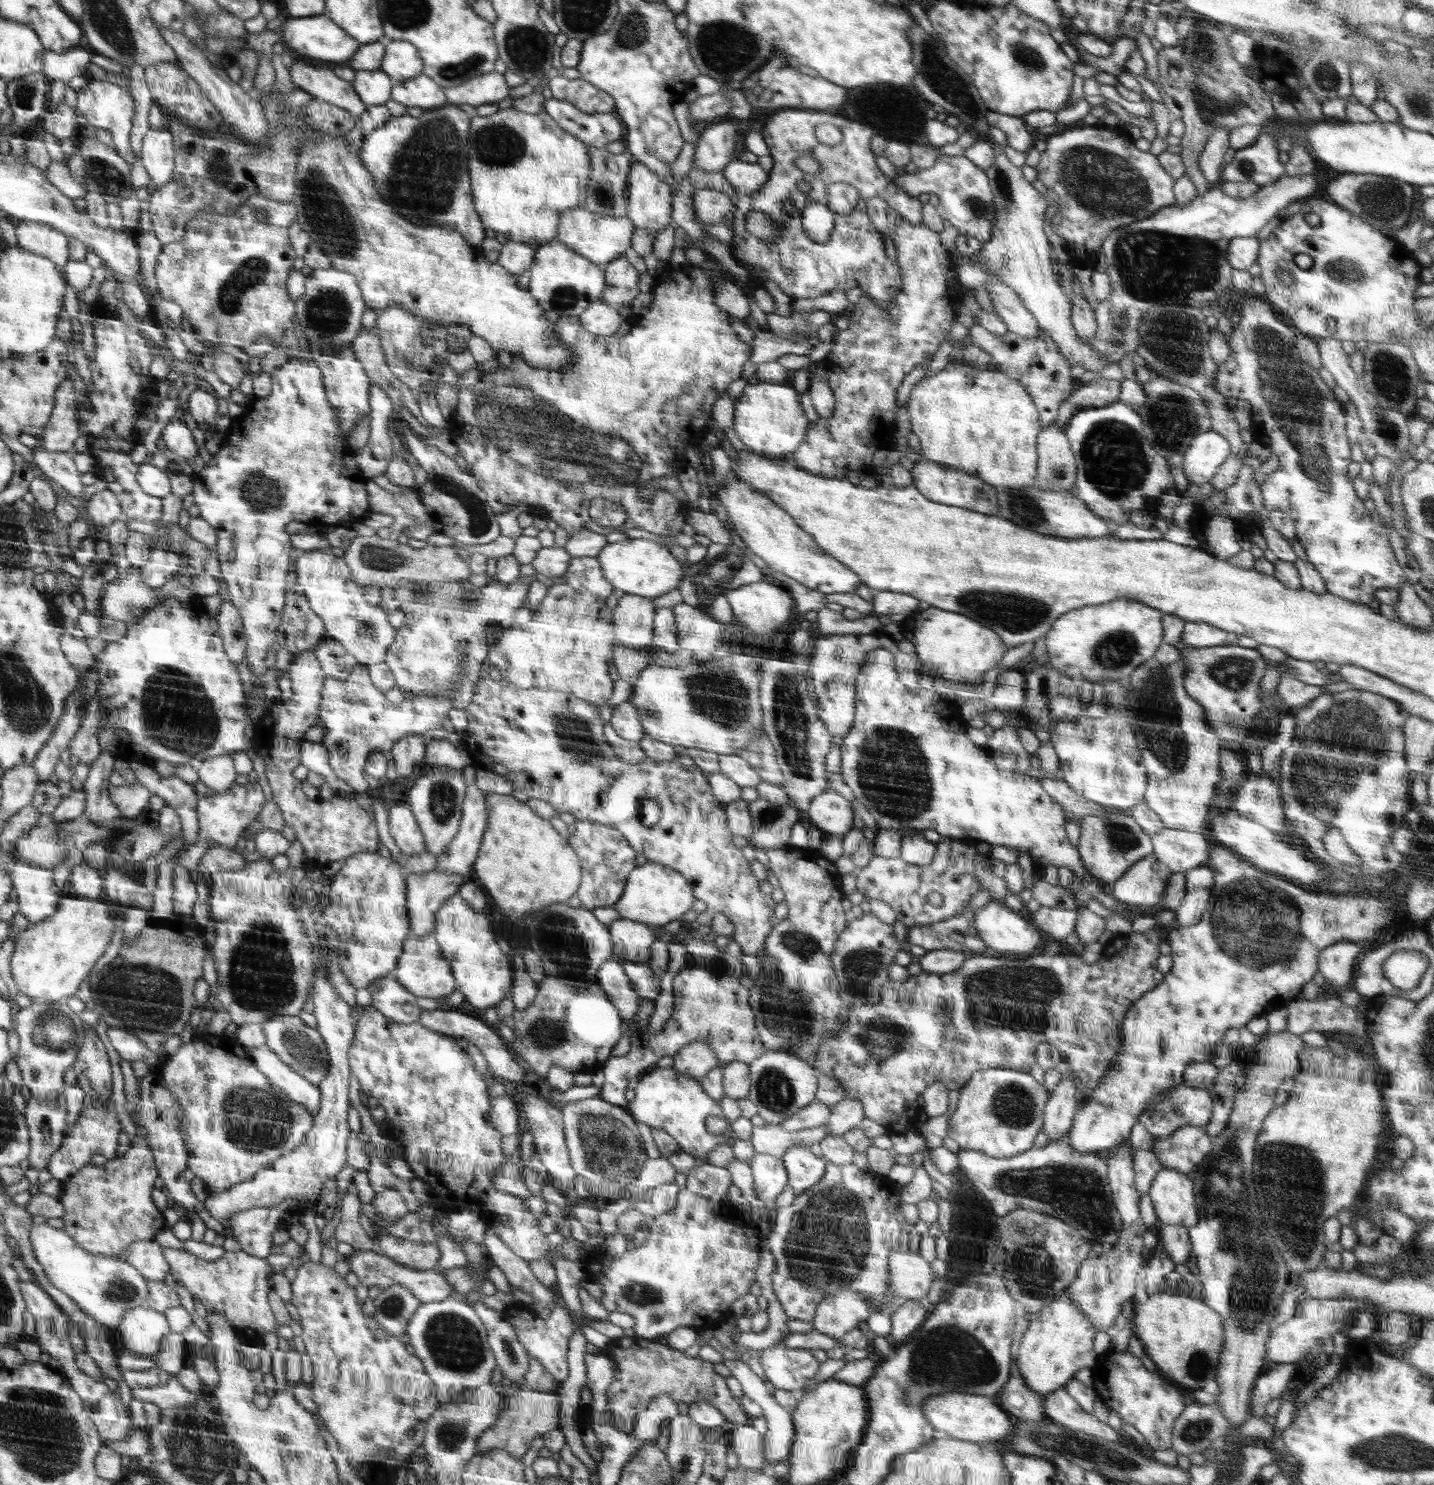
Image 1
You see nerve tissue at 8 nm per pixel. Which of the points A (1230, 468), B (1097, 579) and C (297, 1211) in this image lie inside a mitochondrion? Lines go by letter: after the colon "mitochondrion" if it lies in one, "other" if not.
A: other
B: other
C: other

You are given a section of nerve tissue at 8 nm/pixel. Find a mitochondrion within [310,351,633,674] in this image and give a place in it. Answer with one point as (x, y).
(479, 521)

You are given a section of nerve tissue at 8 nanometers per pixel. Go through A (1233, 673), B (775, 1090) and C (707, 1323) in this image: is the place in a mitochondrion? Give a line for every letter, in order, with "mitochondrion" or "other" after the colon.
A: mitochondrion
B: mitochondrion
C: other

